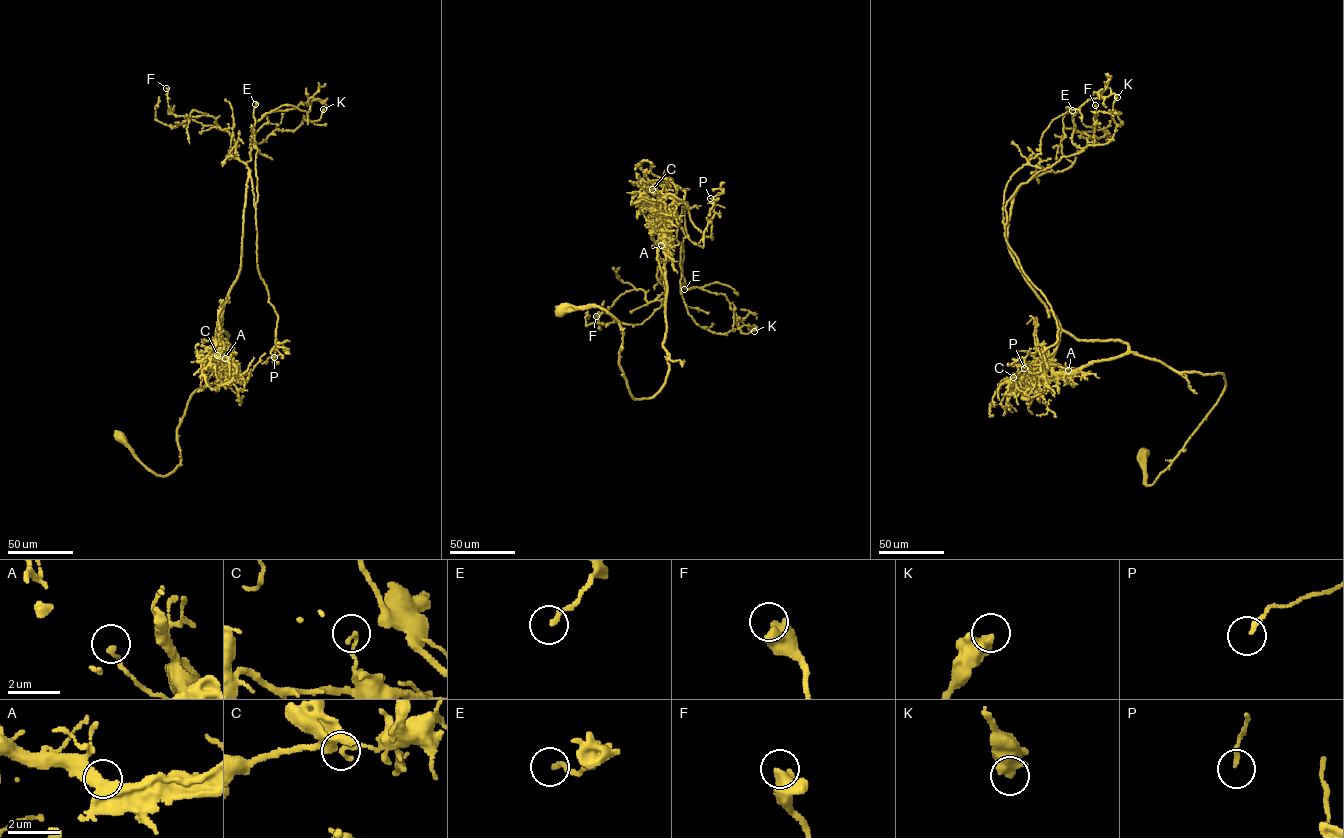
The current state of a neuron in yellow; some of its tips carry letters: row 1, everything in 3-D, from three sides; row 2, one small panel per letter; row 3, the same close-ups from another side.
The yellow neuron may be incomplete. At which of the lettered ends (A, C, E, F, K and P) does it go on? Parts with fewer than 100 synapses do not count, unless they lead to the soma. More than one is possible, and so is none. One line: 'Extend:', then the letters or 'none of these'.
Extend: none of these

